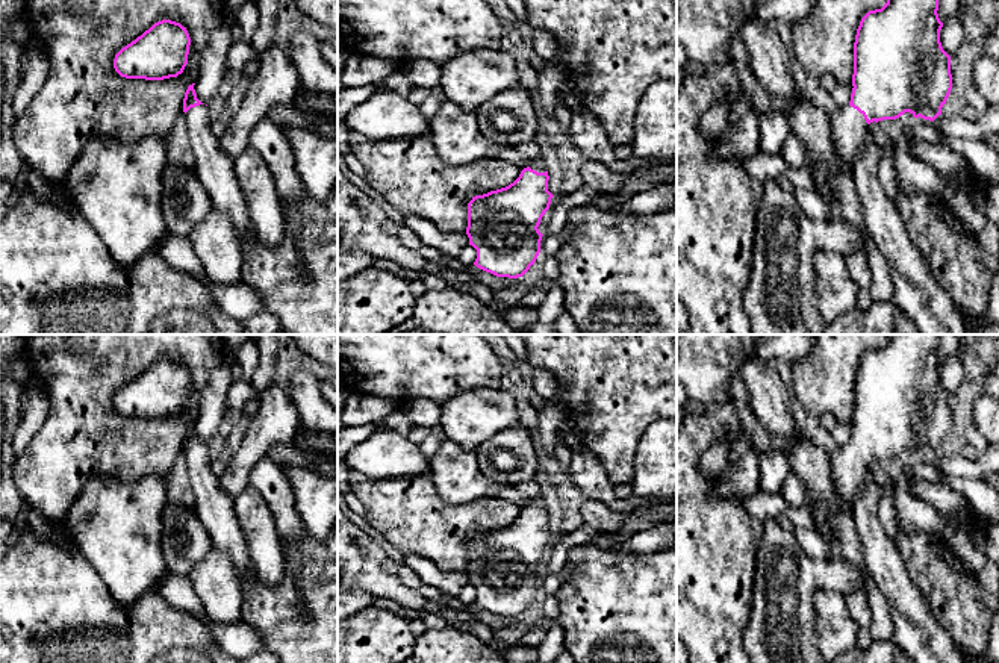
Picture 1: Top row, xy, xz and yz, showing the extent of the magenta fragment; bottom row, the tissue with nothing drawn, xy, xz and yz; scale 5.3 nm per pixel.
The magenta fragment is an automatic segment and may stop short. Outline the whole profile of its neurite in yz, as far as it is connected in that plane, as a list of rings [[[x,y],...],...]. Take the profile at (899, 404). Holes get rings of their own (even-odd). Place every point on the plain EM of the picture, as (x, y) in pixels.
[[[885,335],[887,342],[881,348],[869,350],[860,360],[854,381],[852,433],[846,445],[831,454],[831,477],[840,507],[854,515],[852,501],[870,462],[896,459],[905,451],[914,457],[934,460],[941,454],[941,447],[952,428],[951,395],[943,389],[938,357],[940,335]]]

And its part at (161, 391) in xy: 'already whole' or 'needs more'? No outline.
already whole

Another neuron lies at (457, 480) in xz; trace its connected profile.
[[[442,437],[439,450],[430,459],[430,475],[437,495],[454,506],[496,496],[509,487],[481,474],[475,451],[466,451],[447,437]]]

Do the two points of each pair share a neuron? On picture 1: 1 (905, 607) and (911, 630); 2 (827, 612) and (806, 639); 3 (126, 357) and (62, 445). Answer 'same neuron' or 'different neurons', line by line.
1: same neuron
2: different neurons
3: same neuron

